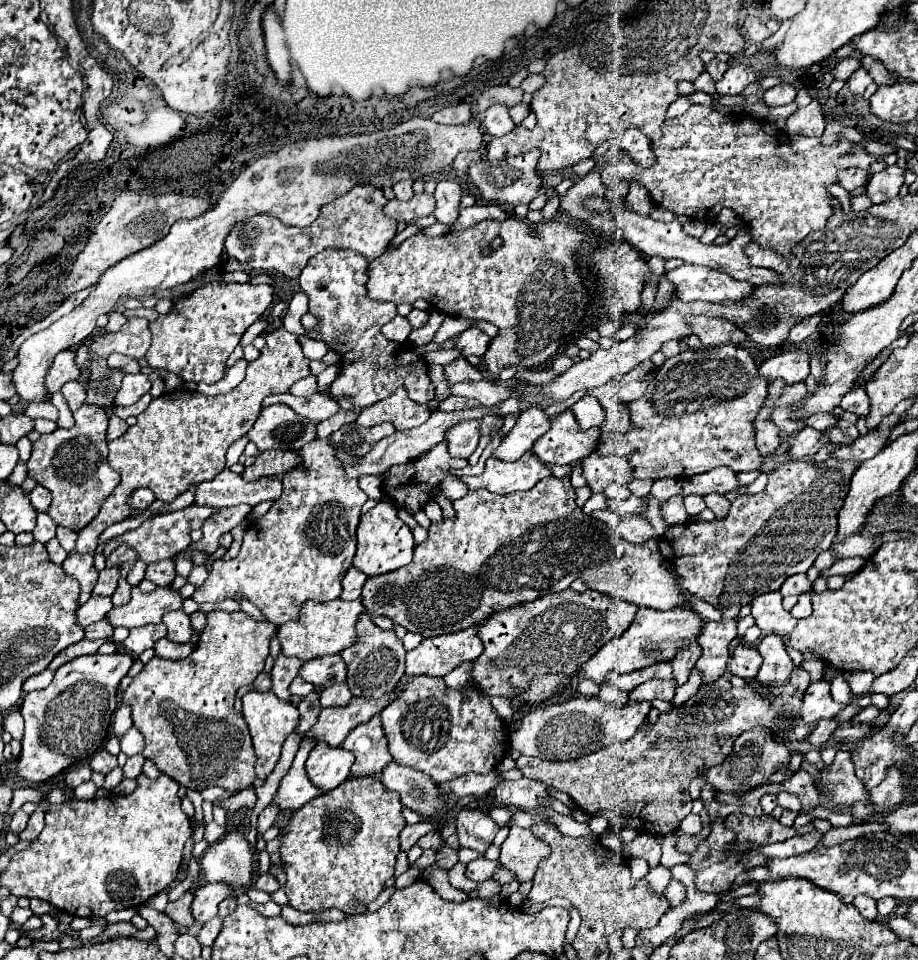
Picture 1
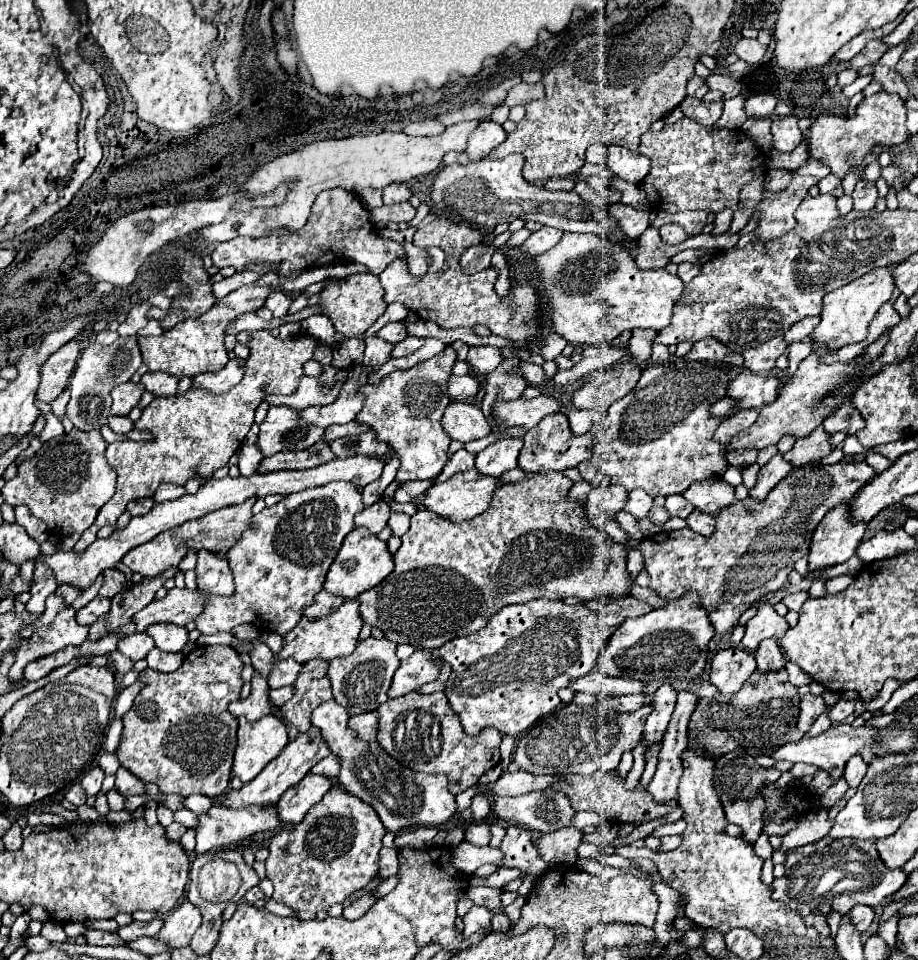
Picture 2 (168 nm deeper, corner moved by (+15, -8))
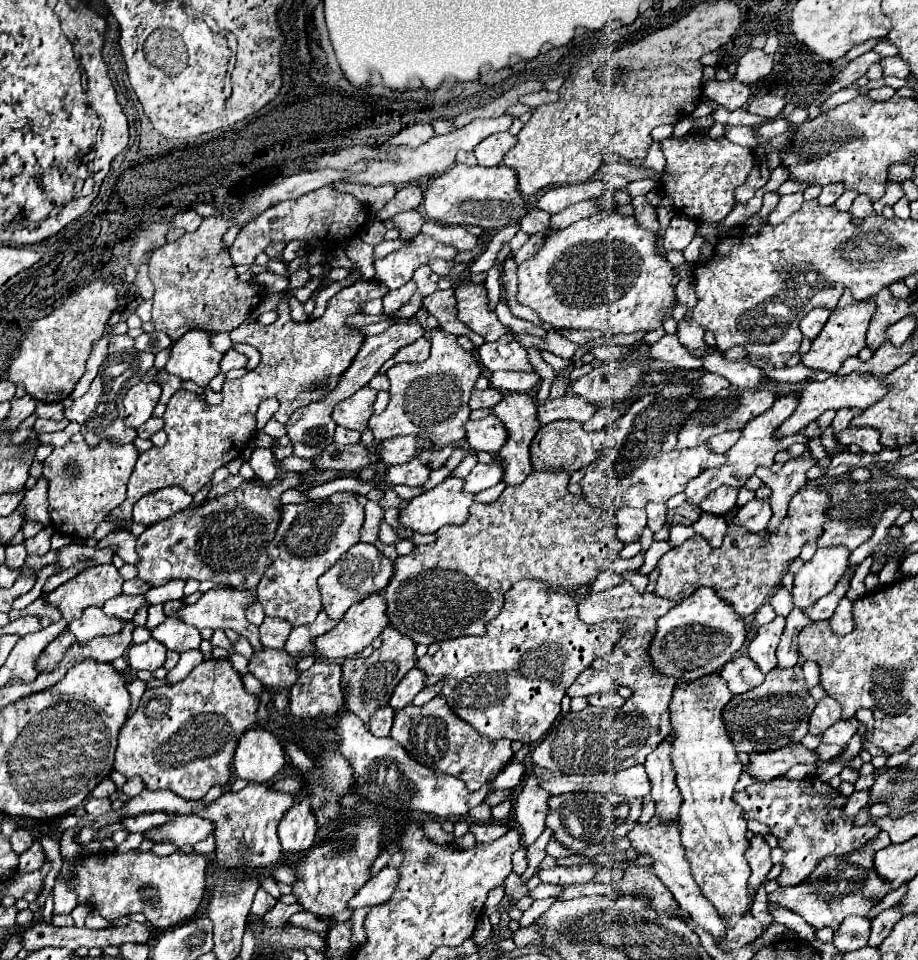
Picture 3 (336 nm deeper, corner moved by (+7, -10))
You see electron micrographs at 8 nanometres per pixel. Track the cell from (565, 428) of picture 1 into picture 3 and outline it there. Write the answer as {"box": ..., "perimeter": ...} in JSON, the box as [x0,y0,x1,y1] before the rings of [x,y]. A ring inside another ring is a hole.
{"box":[530,421,604,473],"perimeter":[[[552,421],[536,433],[536,437],[530,443],[530,461],[532,469],[536,471],[568,471],[574,473],[582,467],[588,467],[602,449],[604,443],[604,429],[596,433],[586,433],[582,429],[582,423],[576,421]]]}

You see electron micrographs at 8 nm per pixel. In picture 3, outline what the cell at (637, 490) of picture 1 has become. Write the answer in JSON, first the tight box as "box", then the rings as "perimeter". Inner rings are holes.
{"box":[646,503,666,531],"perimeter":[[[648,503],[646,513],[648,513],[648,527],[652,531],[660,531],[662,525],[664,525],[664,519],[666,519],[666,505]]]}

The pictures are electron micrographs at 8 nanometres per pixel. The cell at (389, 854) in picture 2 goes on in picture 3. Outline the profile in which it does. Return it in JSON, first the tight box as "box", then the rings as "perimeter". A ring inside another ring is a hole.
{"box":[348,865,400,909],"perimeter":[[[386,865],[380,873],[376,873],[374,877],[368,879],[368,883],[350,899],[348,907],[350,909],[358,909],[364,905],[378,905],[390,899],[392,891],[396,889],[396,883],[400,879],[398,867]]]}

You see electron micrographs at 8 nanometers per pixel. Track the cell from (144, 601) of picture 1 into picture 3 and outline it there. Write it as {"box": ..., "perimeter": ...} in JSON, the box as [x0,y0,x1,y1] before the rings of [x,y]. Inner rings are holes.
{"box":[174,587,264,651],"perimeter":[[[212,587],[210,591],[206,591],[196,603],[188,605],[184,603],[176,613],[174,617],[196,627],[196,629],[204,629],[204,627],[210,627],[210,629],[234,629],[236,633],[240,633],[242,637],[246,637],[252,645],[254,651],[262,651],[264,645],[260,643],[260,637],[258,637],[258,627],[248,623],[246,617],[244,617],[244,609],[256,601],[256,593],[254,591],[228,591],[228,589],[222,589],[222,587]]]}

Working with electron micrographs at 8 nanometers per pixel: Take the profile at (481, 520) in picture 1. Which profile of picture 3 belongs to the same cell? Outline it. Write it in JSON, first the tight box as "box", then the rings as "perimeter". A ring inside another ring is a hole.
{"box":[382,471,624,645],"perimeter":[[[532,471],[524,483],[510,485],[492,503],[474,503],[470,519],[462,527],[446,525],[436,533],[436,541],[416,545],[412,553],[394,561],[394,575],[382,597],[388,605],[390,627],[410,637],[414,643],[432,645],[464,635],[484,635],[486,625],[502,611],[504,597],[520,579],[542,579],[554,591],[572,595],[576,587],[594,583],[596,575],[610,569],[620,557],[624,543],[616,539],[614,515],[602,507],[592,507],[584,497],[568,491],[566,471]]]}

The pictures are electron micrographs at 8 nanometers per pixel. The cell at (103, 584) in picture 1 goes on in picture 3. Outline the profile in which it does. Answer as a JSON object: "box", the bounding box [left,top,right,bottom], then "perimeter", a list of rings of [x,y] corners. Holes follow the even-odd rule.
{"box":[122,579,150,595],"perimeter":[[[130,579],[130,581],[124,581],[122,585],[122,593],[124,595],[144,595],[146,591],[150,589],[150,585],[146,585],[142,579]]]}

